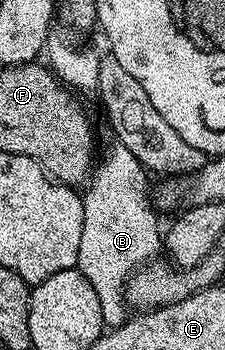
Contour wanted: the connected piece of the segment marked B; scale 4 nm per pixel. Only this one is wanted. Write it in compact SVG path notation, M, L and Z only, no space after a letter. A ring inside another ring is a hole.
M113 141L107 150L104 160L99 161L93 173L87 192L83 193L84 227L80 236L80 253L77 255L78 271L80 271L92 288L96 290L96 298L100 298L100 314L102 323L107 329L118 328L128 319L126 298L126 283L142 265L151 261L157 251L162 248L162 228L156 222L156 214L148 200L147 169L138 162L128 148L119 141Z

